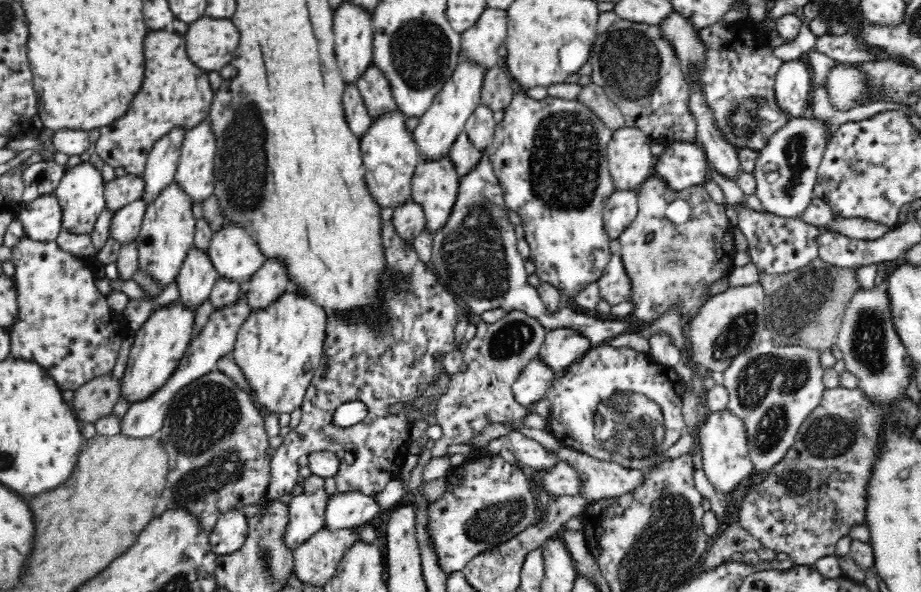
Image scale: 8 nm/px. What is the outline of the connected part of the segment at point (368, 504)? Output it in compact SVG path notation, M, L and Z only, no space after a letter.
M359 491L334 493L326 510L326 527L352 529L372 520L383 509L376 495L367 496Z

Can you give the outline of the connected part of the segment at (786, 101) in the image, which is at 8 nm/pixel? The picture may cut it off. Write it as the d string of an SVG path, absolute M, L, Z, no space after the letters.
M804 58L782 64L776 76L775 93L777 103L784 111L795 117L802 117L802 112L810 104L808 98L813 90L813 73Z

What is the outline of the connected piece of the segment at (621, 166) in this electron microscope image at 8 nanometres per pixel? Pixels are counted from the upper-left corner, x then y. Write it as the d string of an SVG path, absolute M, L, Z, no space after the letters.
M624 126L613 131L607 145L607 161L616 189L637 190L654 173L656 159L644 131Z

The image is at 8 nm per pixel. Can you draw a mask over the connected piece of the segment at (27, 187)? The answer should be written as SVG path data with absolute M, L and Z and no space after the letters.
M53 158L41 159L39 162L29 164L21 171L22 202L27 203L36 197L54 193L64 171L64 167L56 164Z

